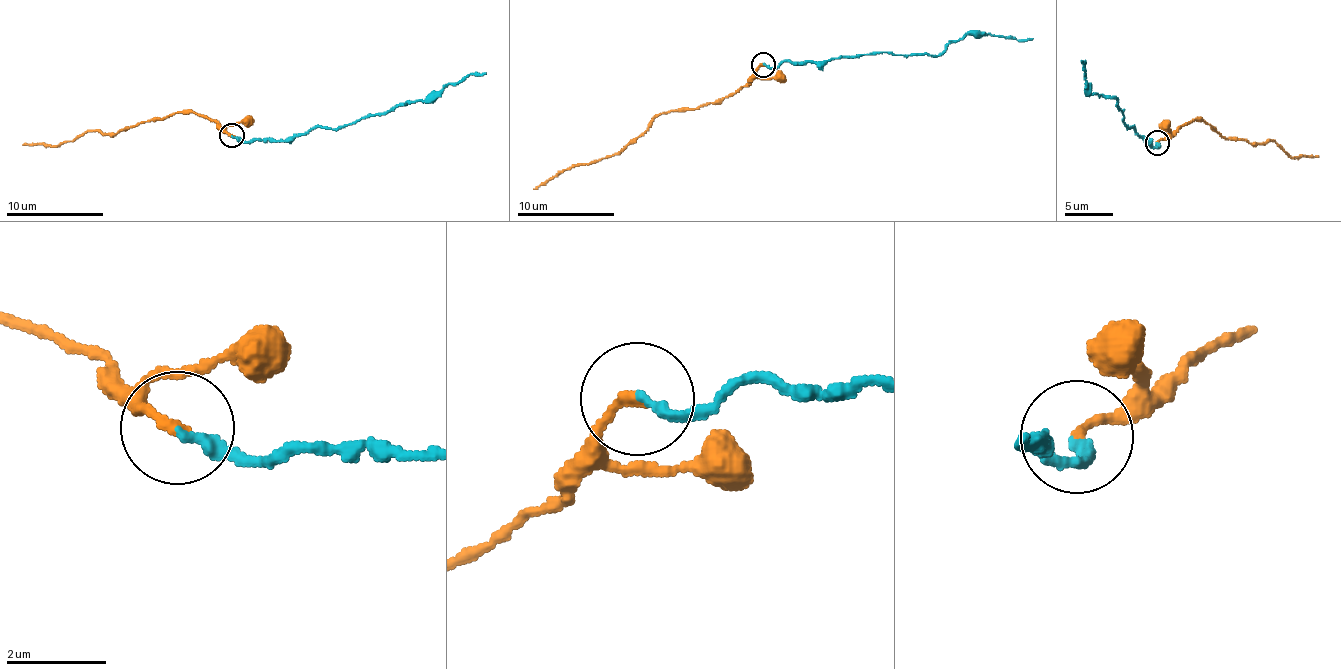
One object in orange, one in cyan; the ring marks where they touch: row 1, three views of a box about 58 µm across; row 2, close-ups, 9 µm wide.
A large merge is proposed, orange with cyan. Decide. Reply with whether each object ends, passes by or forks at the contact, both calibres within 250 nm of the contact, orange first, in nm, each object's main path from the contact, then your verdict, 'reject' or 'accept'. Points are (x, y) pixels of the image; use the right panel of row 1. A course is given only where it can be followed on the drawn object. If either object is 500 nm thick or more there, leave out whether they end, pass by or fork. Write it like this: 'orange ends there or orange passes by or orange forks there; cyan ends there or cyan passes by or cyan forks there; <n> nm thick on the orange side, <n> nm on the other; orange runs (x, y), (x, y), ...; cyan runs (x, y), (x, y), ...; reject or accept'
orange ends there; cyan ends there; 200 nm thick on the orange side, 200 nm on the other; orange runs (1156, 143), (1180, 126), (1196, 118), (1222, 137), (1245, 138), (1250, 144), (1276, 142), (1296, 159), (1318, 156); cyan runs (1156, 143), (1159, 147), (1149, 145), (1128, 126), (1117, 98), (1088, 90), (1083, 75), (1086, 64), (1080, 59); accept

